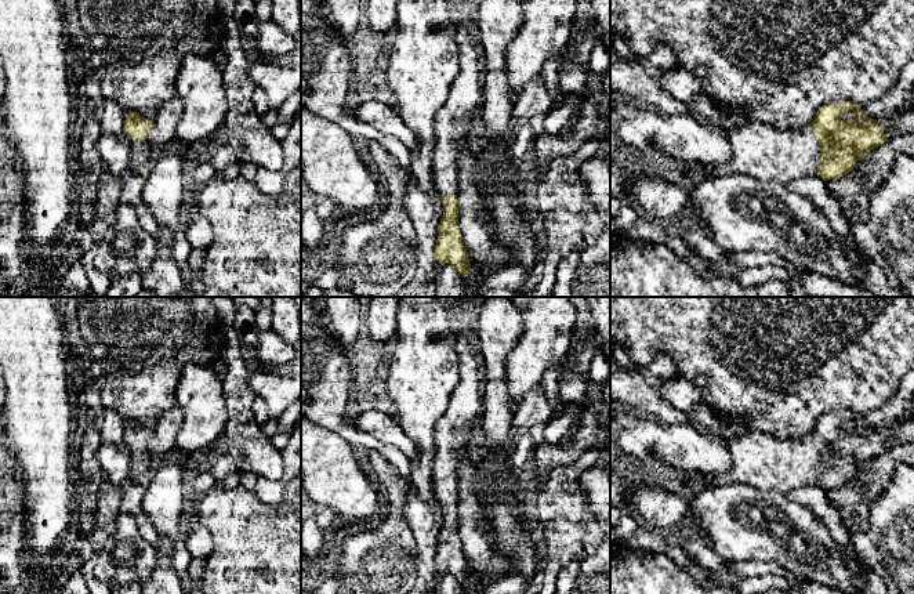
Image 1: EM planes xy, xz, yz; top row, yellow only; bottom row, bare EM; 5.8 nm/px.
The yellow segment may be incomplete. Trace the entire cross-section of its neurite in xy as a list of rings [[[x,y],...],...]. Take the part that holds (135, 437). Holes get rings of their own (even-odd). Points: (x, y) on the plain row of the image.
[[[130,421],[126,425],[123,438],[123,442],[127,443],[131,450],[131,471],[128,479],[141,482],[145,486],[146,479],[156,464],[148,450],[148,442],[152,435],[153,430],[139,427],[135,421]]]

